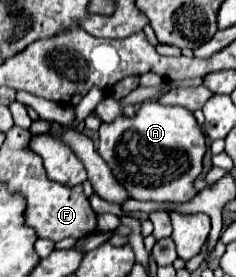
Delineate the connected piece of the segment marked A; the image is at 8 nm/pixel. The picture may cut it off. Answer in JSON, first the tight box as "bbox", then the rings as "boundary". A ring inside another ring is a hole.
{"bbox":[98,100,206,202],"boundary":[[[148,100],[132,118],[120,116],[114,122],[102,124],[98,134],[100,156],[132,198],[186,202],[196,194],[194,180],[202,172],[206,136],[190,110],[182,106],[162,106]]]}

